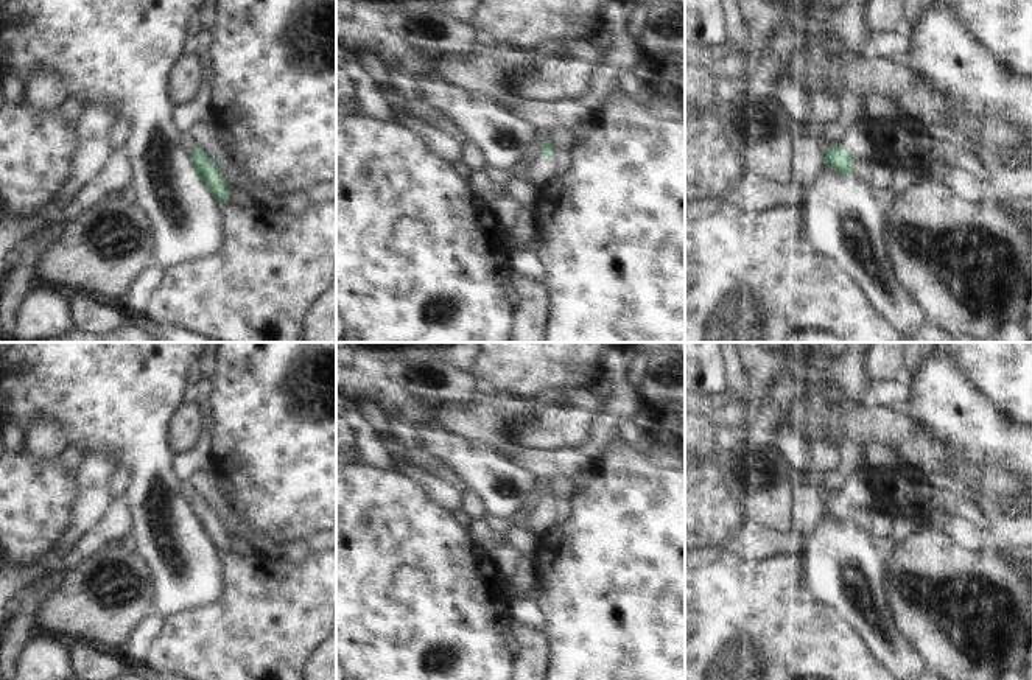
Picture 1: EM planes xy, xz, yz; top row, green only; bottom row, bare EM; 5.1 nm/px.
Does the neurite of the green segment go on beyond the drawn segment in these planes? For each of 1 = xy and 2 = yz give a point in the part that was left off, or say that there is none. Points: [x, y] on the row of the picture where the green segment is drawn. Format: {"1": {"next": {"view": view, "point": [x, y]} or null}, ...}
{"1": {"next": null}, "2": {"next": {"view": "yz", "point": [856, 140]}}}

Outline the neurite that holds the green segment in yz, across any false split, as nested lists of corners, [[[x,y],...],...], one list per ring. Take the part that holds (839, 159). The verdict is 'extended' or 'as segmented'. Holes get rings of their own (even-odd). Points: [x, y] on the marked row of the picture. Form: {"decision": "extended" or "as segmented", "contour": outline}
{"decision": "extended", "contour": [[[865,121],[847,129],[844,142],[839,146],[825,149],[825,165],[841,176],[850,176],[855,171],[853,163],[862,159],[872,159],[873,145]]]}

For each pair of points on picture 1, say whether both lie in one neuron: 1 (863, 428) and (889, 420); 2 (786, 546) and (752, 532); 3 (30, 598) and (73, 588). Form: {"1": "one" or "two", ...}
{"1": "one", "2": "one", "3": "two"}

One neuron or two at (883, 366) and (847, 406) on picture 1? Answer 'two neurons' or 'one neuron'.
two neurons

